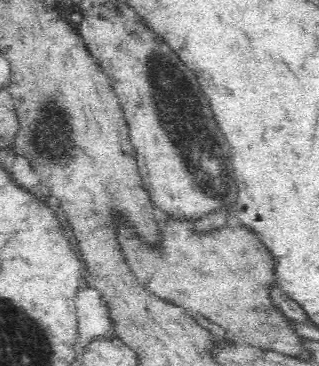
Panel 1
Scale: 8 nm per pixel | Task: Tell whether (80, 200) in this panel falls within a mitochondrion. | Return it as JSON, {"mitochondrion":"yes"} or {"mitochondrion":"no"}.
{"mitochondrion":"no"}

